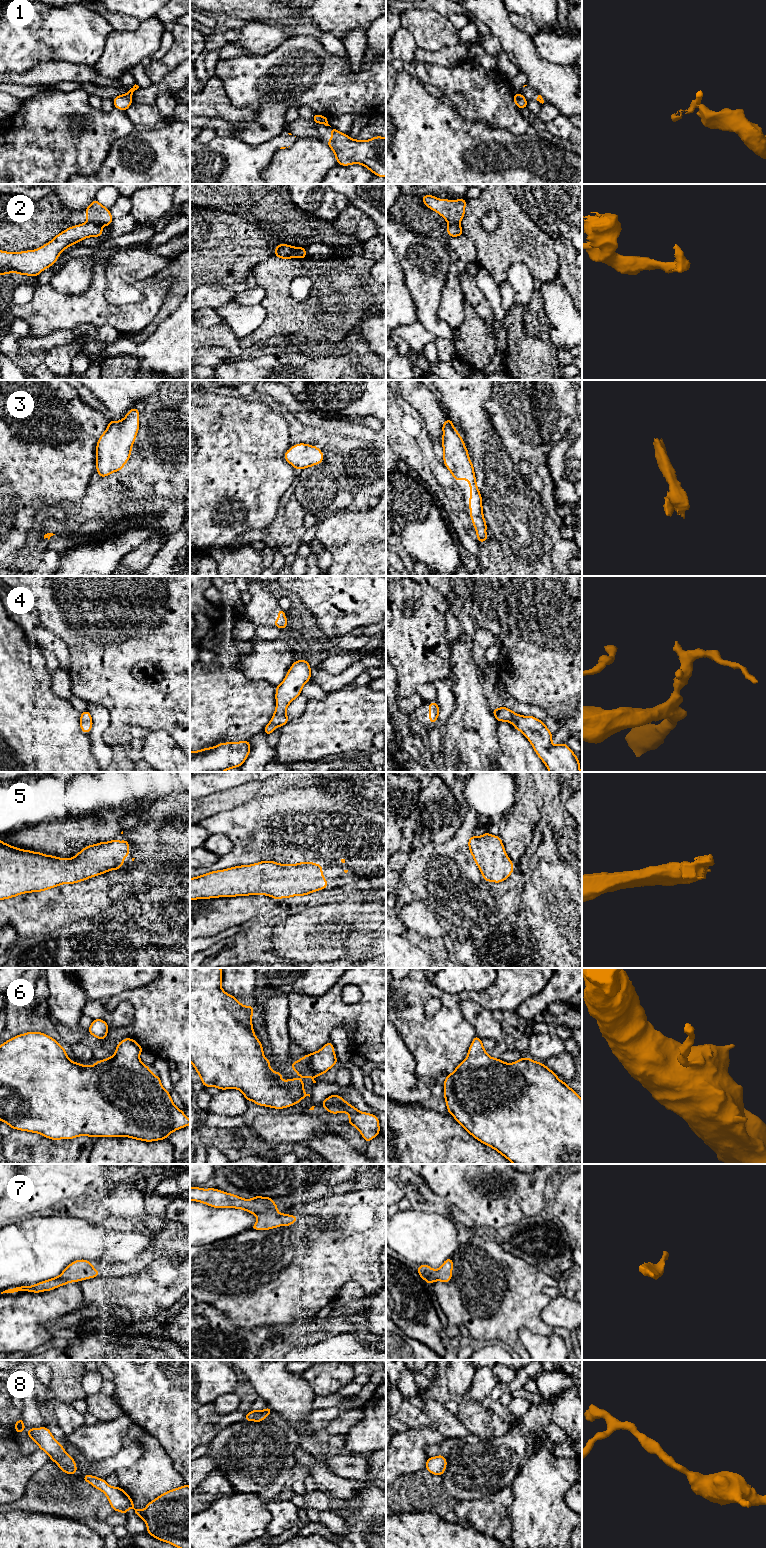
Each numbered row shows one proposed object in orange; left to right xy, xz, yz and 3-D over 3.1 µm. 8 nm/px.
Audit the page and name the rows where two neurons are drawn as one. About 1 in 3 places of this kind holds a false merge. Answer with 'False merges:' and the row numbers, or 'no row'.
False merges: 1, 2

